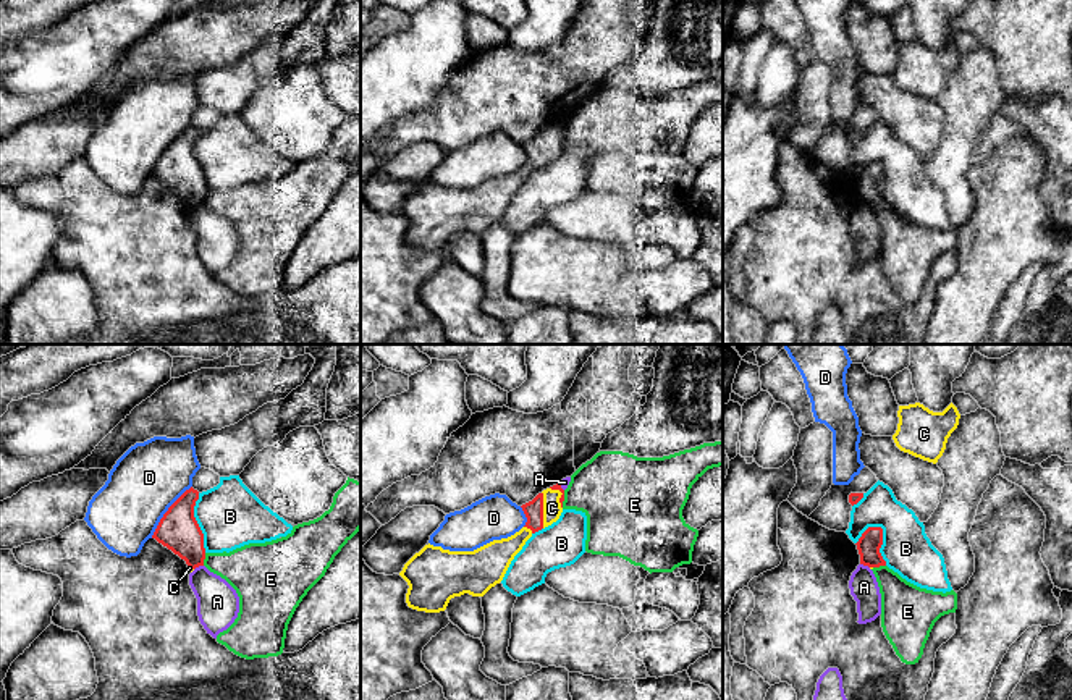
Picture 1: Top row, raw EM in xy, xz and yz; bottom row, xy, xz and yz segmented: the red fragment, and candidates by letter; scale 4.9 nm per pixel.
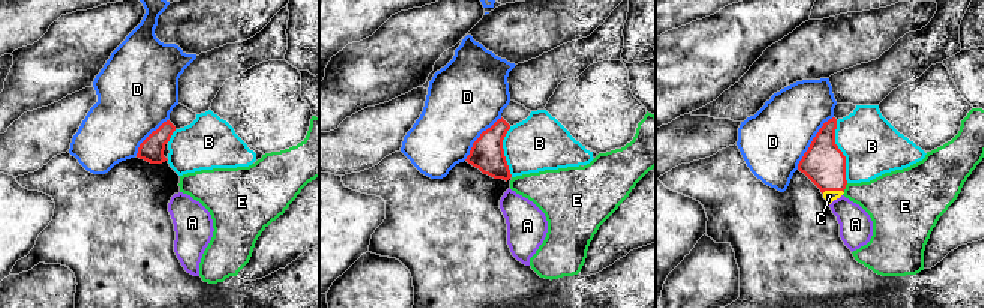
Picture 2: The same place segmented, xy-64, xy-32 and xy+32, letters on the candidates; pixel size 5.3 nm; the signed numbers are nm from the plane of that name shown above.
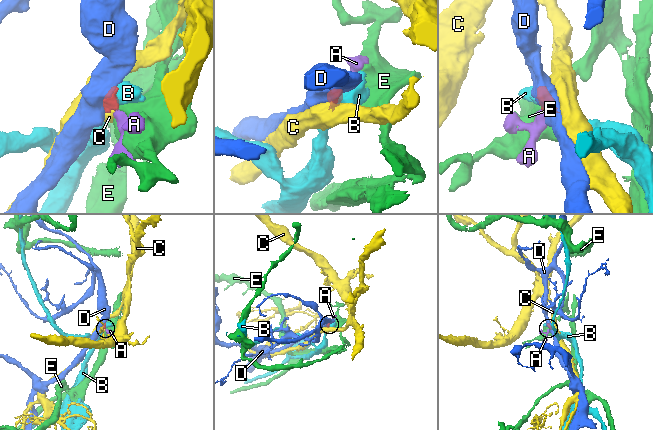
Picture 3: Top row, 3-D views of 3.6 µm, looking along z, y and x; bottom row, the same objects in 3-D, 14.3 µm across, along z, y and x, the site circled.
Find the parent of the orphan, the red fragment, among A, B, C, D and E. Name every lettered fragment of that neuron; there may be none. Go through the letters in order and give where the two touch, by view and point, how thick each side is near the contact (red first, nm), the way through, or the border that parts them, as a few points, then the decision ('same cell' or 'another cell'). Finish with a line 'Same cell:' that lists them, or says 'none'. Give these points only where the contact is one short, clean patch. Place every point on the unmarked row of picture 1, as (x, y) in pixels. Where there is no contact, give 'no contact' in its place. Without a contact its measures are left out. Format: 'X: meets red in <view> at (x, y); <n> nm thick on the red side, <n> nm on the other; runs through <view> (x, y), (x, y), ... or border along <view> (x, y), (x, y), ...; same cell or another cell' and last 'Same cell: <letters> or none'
A: meets red in xy at (198, 204); 200 nm thick on the red side, 200 nm on the other; border along xy (202, 202), (194, 207); another cell
B: meets red in yz at (882, 178); 120 nm thick on the red side, 240 nm on the other; another cell
C: meets red in xz at (542, 147); 100 nm thick on the red side, 100 nm on the other; runs through xz (534, 147), (542, 147), (552, 146); same cell
D: meets red in xy at (167, 149); 200 nm thick on the red side, 360 nm on the other; another cell
E: meets red in xy at (204, 196); 200 nm thick on the red side, 260 nm on the other; another cell
Same cell: C

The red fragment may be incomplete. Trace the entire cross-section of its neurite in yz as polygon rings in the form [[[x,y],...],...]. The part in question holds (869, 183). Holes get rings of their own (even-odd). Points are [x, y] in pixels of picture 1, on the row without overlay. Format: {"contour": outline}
{"contour": [[[868,165],[855,183],[860,192],[860,202],[868,205],[886,204],[886,199],[880,191],[880,186],[883,183],[881,165]]]}

